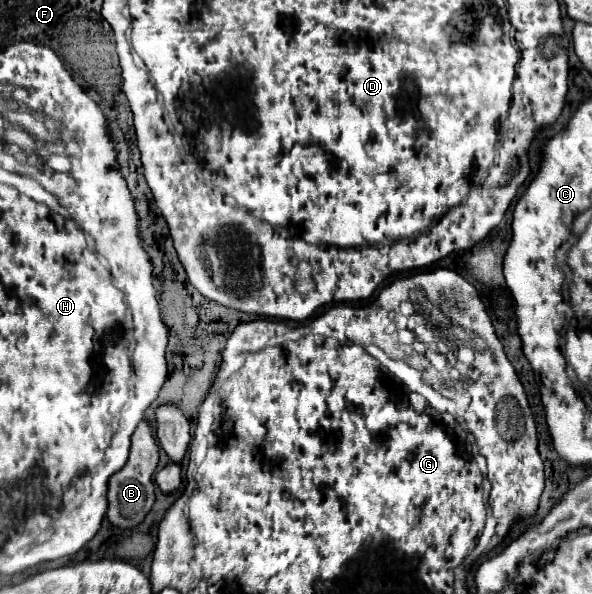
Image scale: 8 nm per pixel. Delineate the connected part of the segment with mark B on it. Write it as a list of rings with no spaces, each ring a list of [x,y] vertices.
[[[142,420],[132,436],[132,448],[128,462],[108,482],[108,520],[118,528],[138,526],[154,504],[154,474],[158,468],[158,444],[148,420]]]

